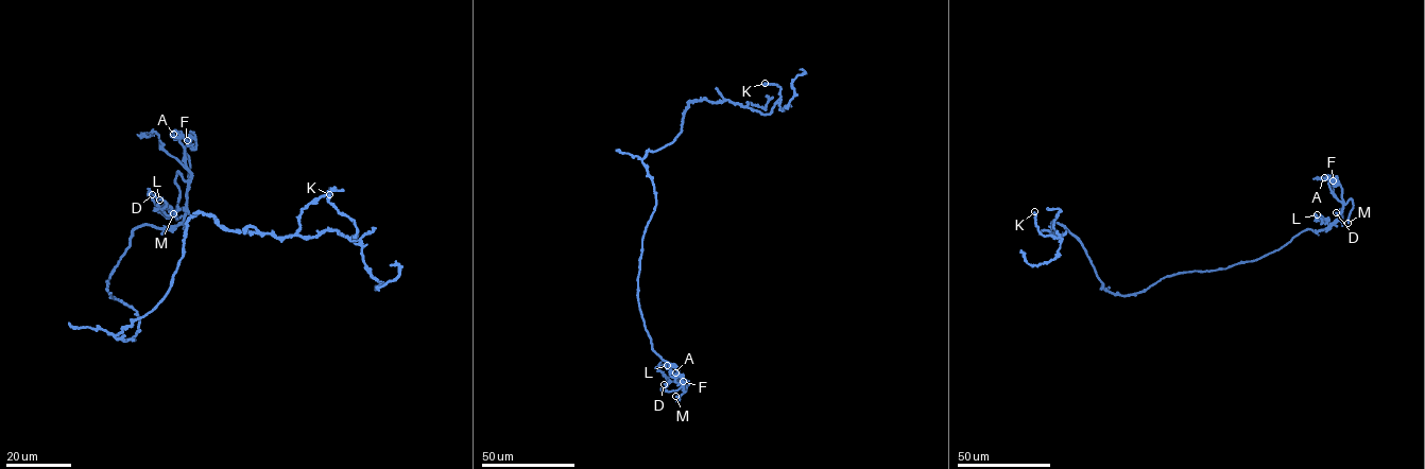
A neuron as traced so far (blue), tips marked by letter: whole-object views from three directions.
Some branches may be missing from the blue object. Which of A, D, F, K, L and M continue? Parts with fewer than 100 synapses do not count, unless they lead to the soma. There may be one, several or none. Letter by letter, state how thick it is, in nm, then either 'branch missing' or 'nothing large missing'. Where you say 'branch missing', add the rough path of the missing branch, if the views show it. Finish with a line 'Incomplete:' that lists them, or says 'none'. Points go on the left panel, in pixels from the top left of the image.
A: 240 nm thick; nothing large missing
D: 120 nm thick; nothing large missing
F: 220 nm thick; nothing large missing
K: 400 nm thick; nothing large missing
L: 130 nm thick; nothing large missing
M: 260 nm thick; branch missing; missing branch runs (173, 213), (161, 221), (154, 220), (160, 216), (186, 213), (175, 206)
Incomplete: M

